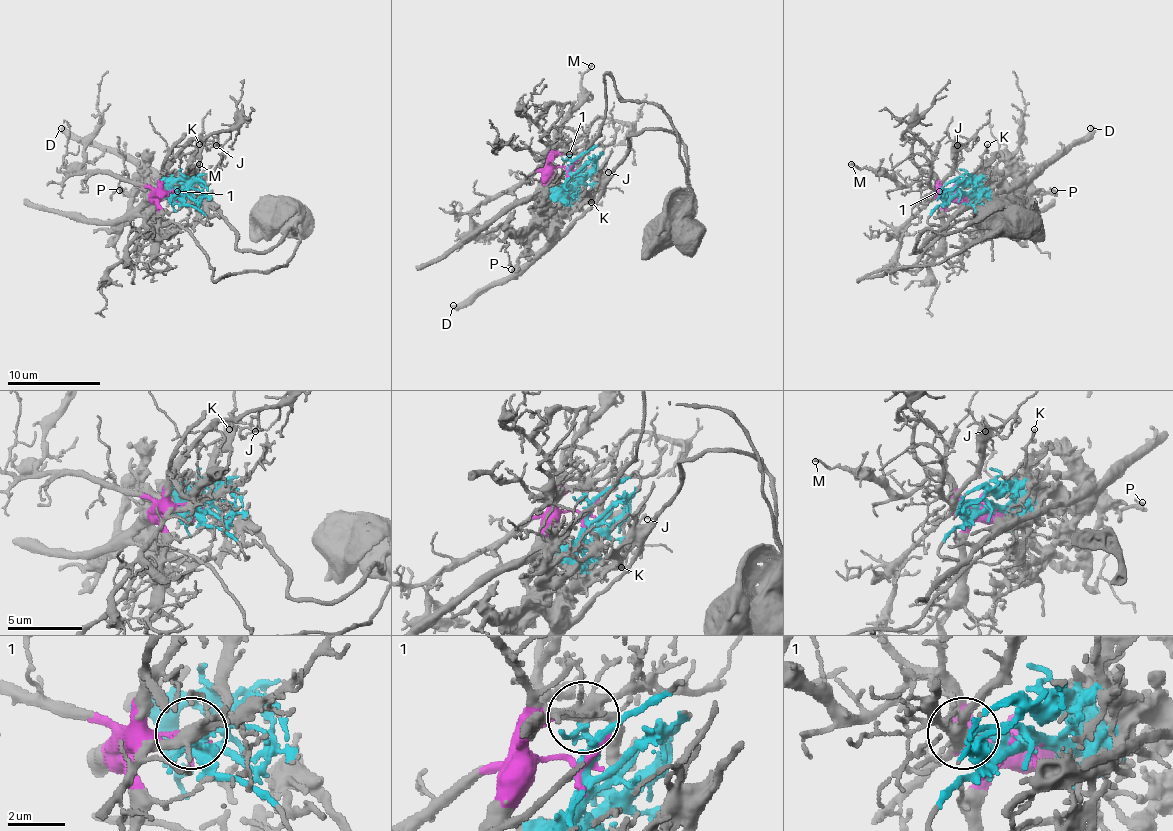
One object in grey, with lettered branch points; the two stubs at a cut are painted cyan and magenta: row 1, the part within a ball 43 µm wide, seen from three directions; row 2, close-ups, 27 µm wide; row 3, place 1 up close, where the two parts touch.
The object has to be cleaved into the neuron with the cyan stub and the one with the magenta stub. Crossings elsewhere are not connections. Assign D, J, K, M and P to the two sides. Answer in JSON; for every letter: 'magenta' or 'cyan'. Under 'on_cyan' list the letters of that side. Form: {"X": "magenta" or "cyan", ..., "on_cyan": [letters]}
{"D": "cyan", "J": "magenta", "K": "cyan", "M": "magenta", "P": "cyan", "on_cyan": ["D", "K", "P"]}

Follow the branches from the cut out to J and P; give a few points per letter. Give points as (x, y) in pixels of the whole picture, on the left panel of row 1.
J: (179, 196), (158, 191), (177, 191), (184, 184), (191, 156), (202, 147), (214, 143), (216, 145)
P: (179, 196), (153, 189), (144, 194), (135, 182), (128, 194), (119, 189)

